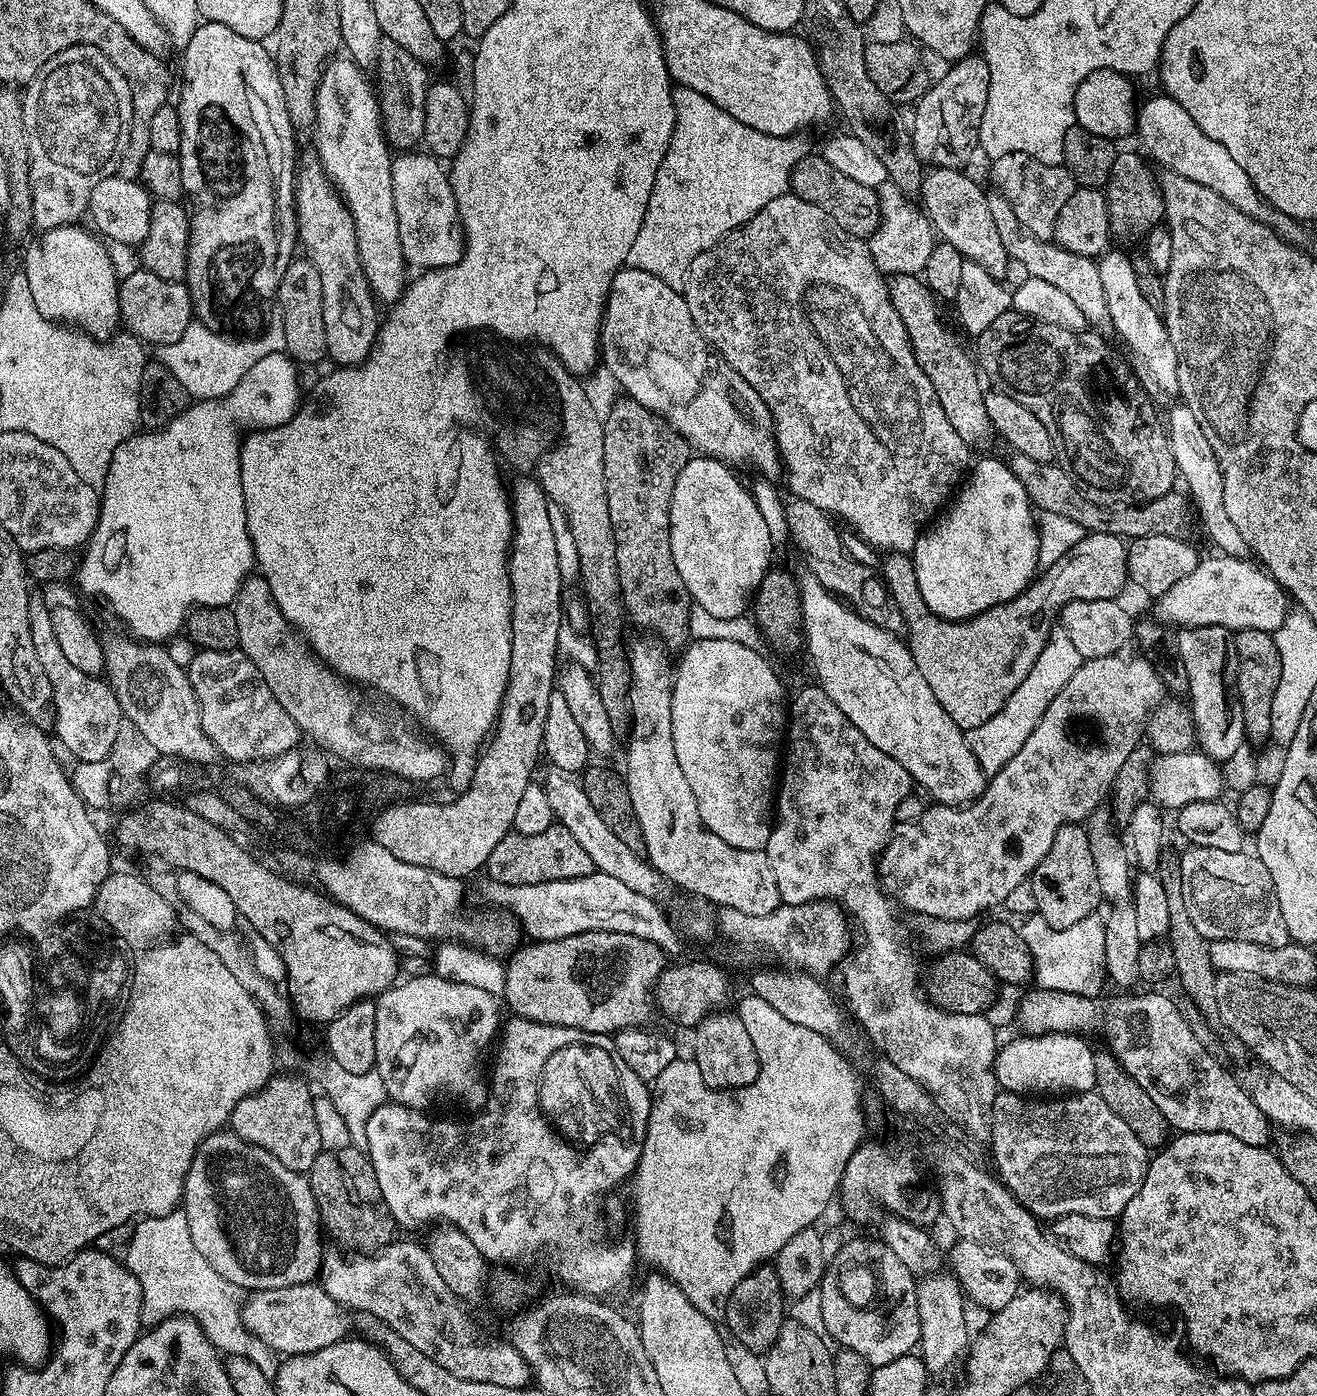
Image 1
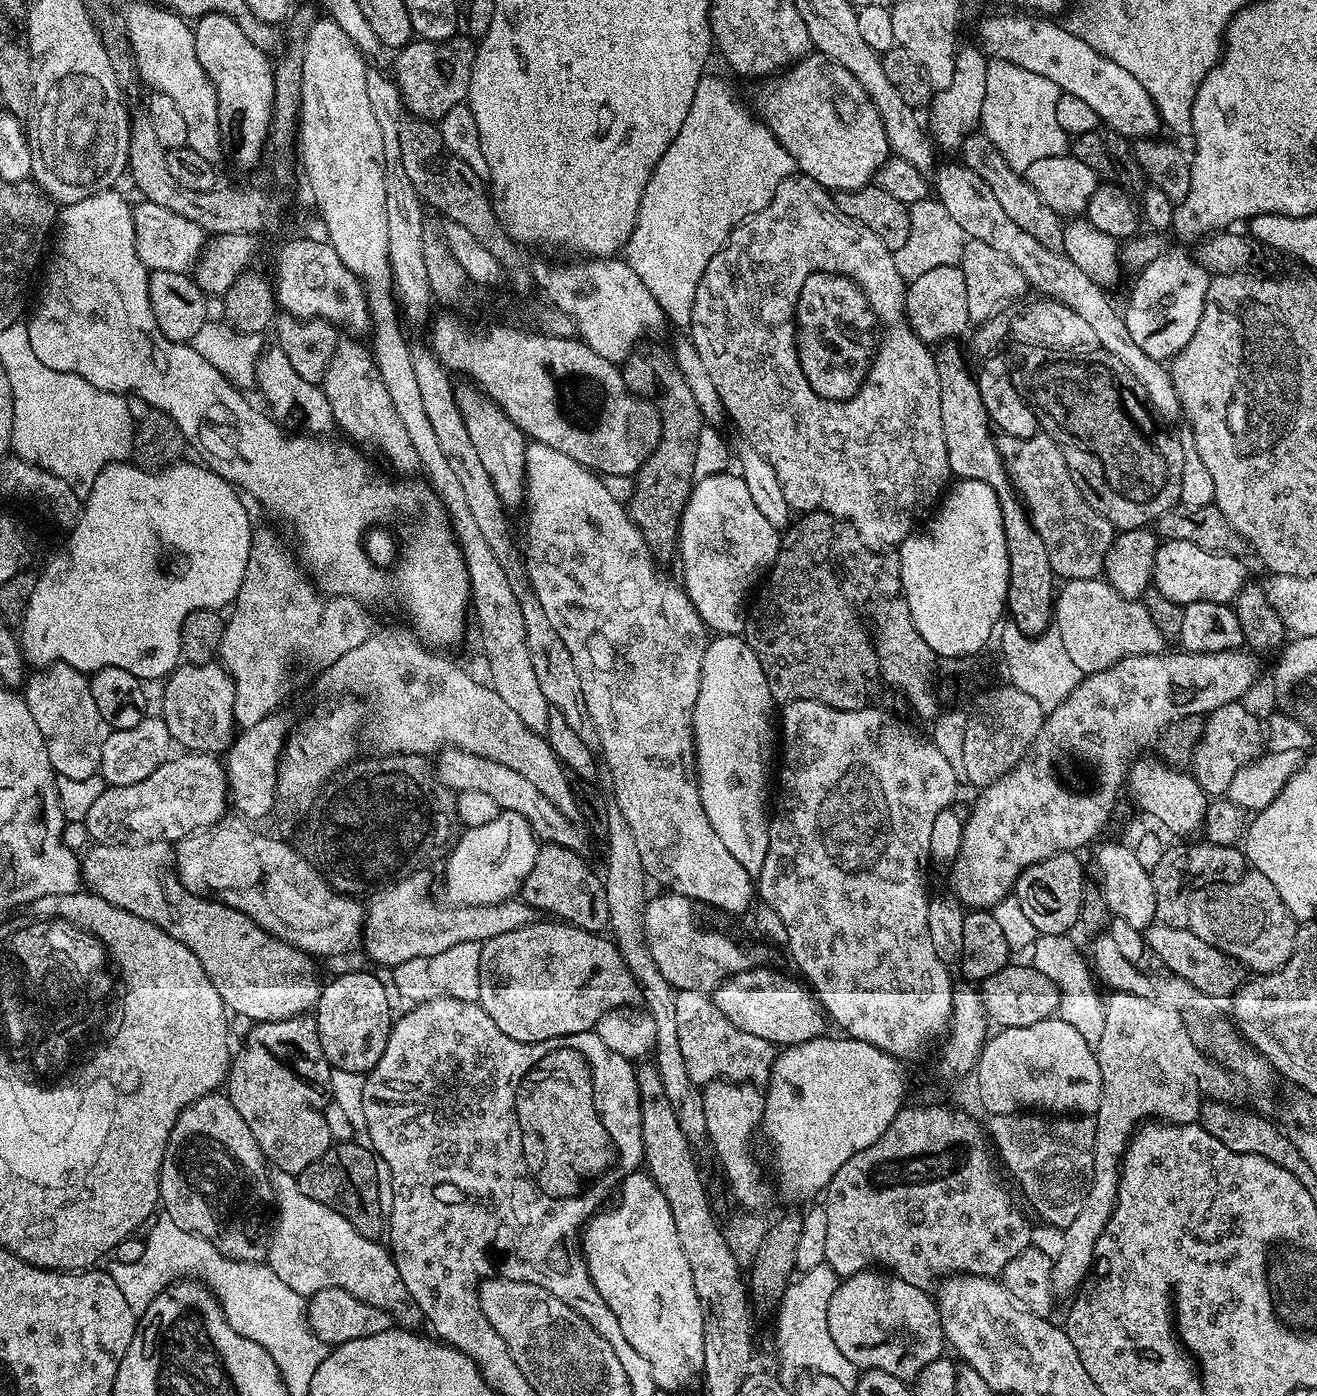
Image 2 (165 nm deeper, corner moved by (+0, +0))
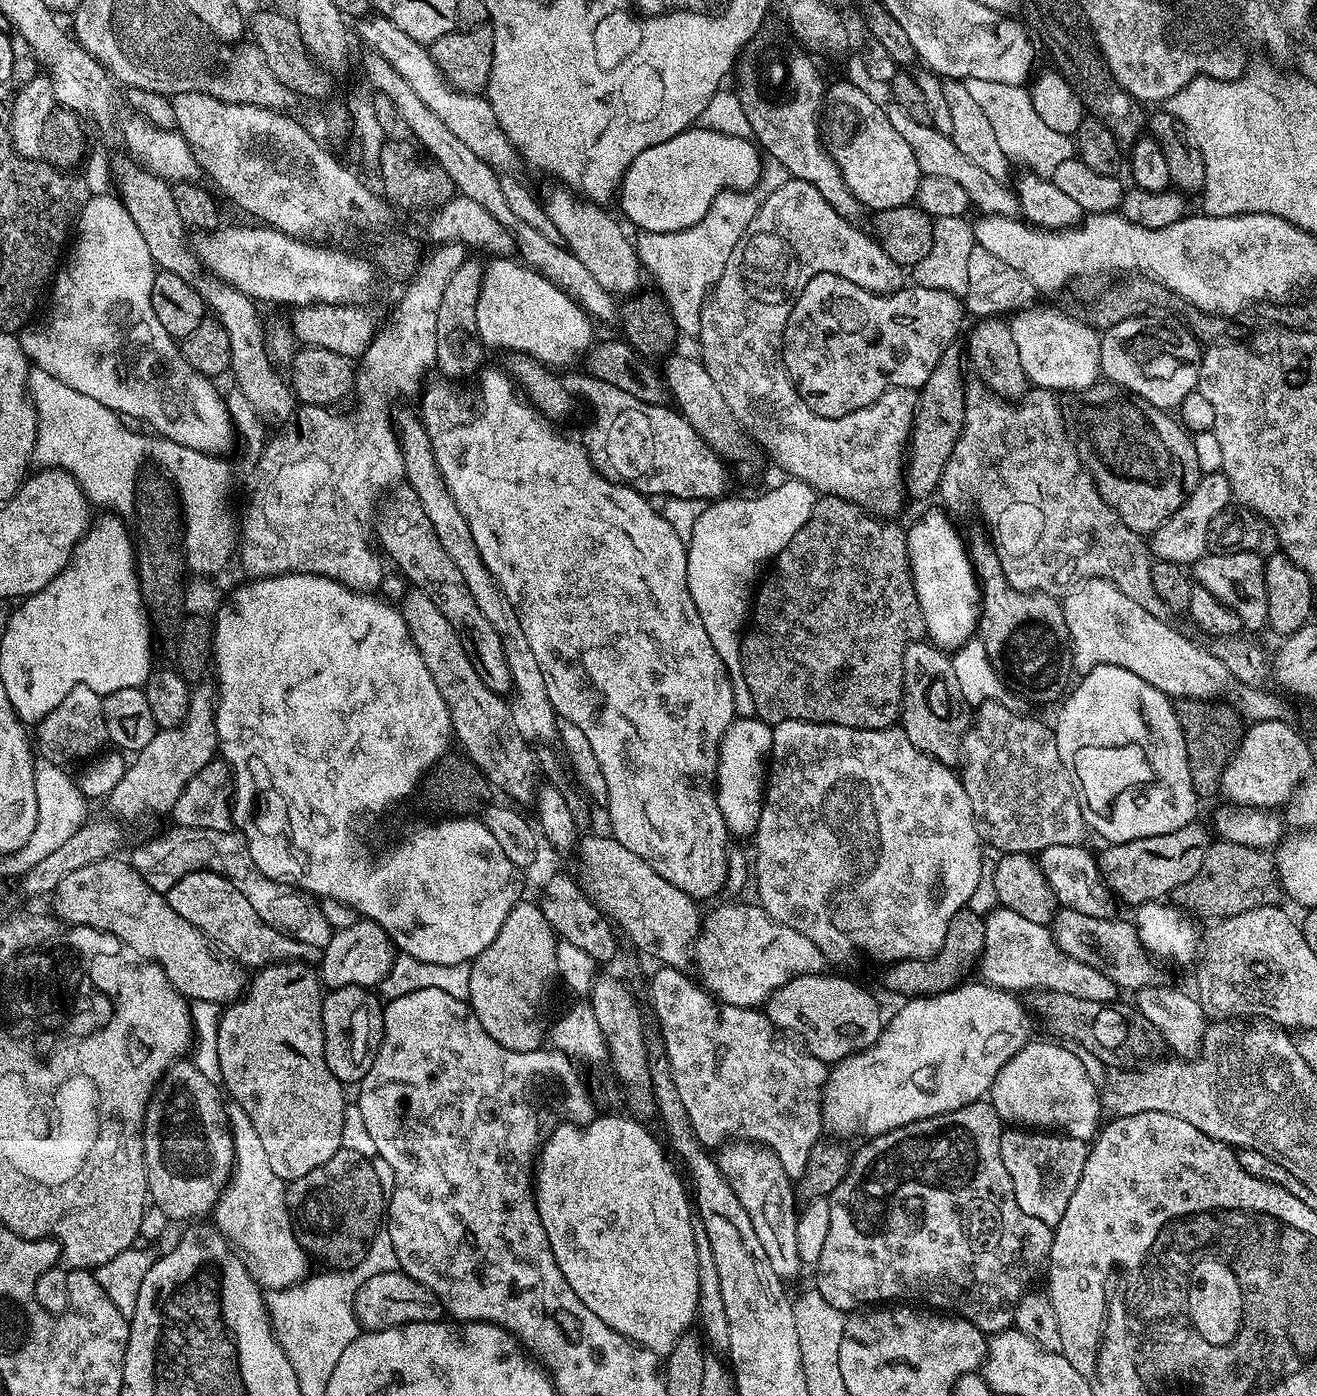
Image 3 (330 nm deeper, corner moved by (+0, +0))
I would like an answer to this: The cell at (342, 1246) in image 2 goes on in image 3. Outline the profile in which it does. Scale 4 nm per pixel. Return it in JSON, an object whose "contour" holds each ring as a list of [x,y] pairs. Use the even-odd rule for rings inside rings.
{"contour":[[[229,1103],[226,1111],[228,1130],[232,1134],[234,1146],[234,1162],[232,1174],[220,1192],[214,1209],[215,1227],[233,1248],[243,1253],[242,1259],[261,1289],[275,1290],[299,1284],[309,1275],[310,1257],[301,1248],[295,1232],[292,1231],[292,1218],[288,1215],[288,1207],[284,1201],[285,1181],[280,1180],[274,1170],[270,1170],[266,1150],[262,1150],[262,1141],[254,1126],[250,1126],[246,1110],[242,1110],[242,1106]]]}

